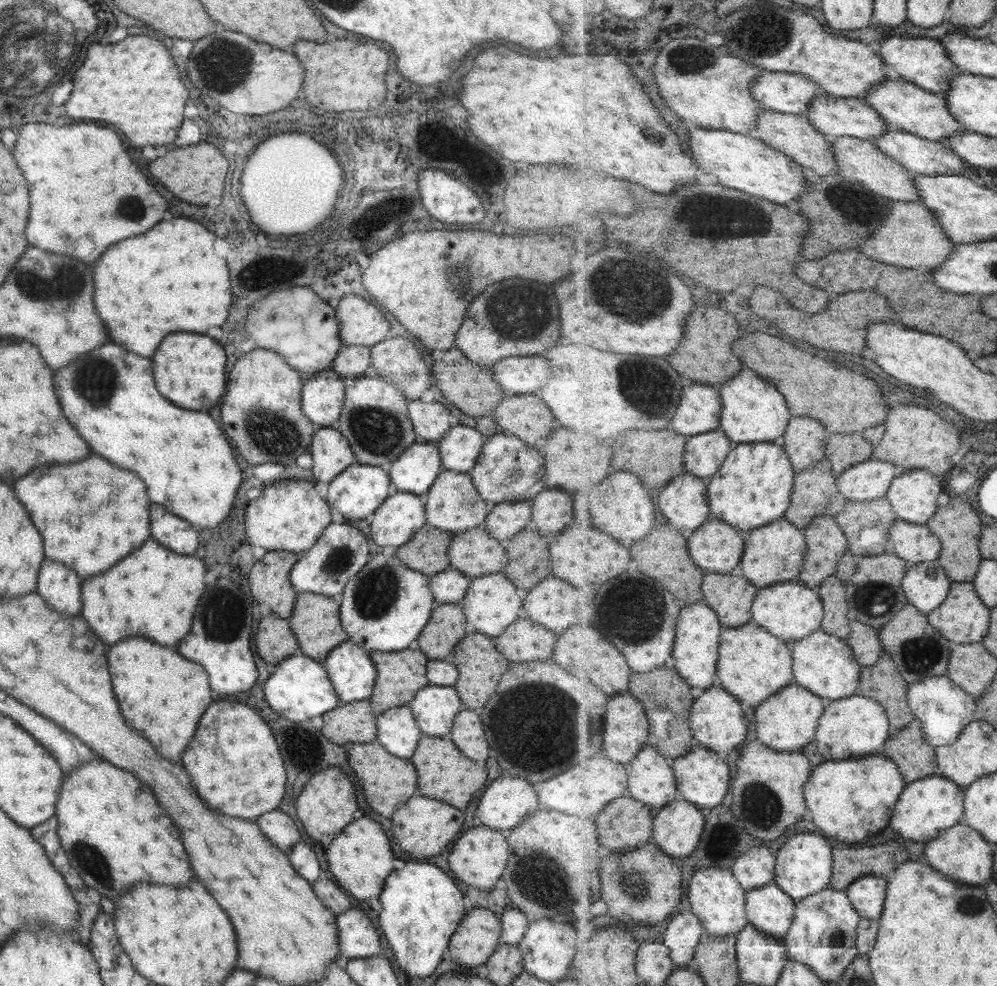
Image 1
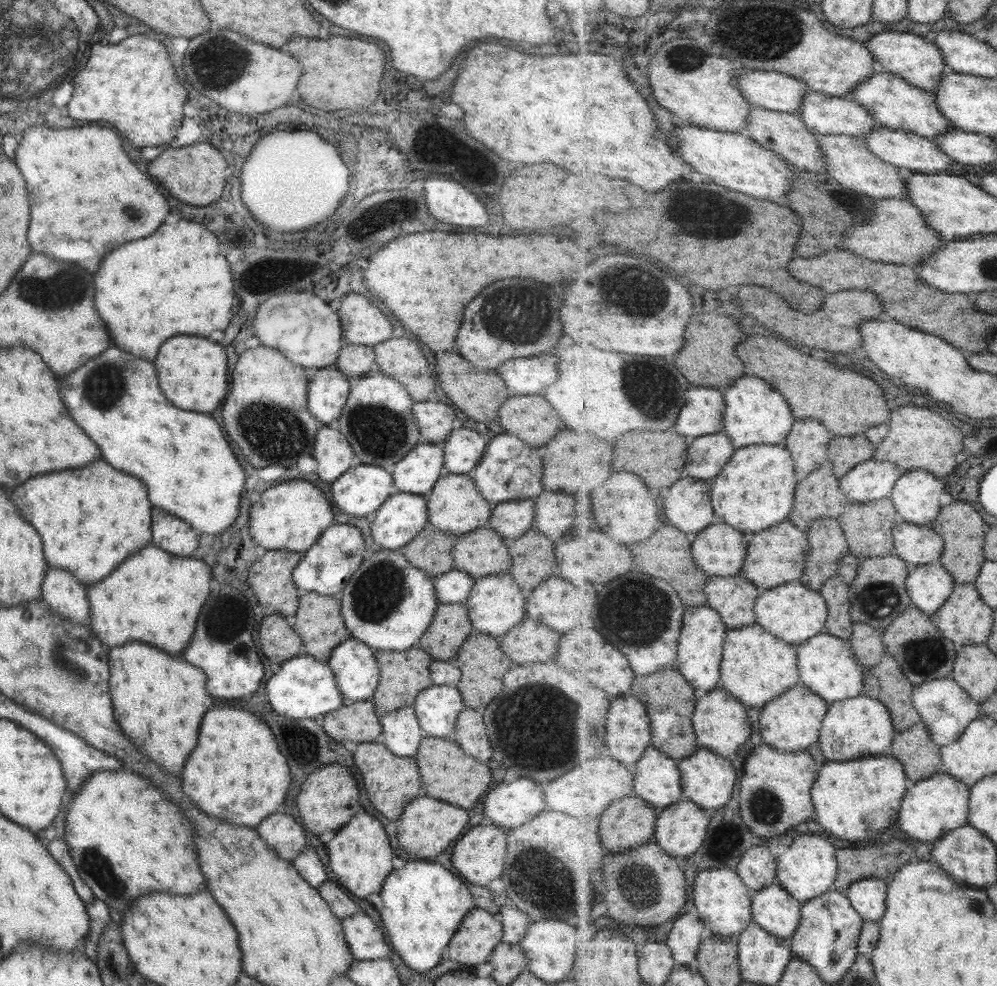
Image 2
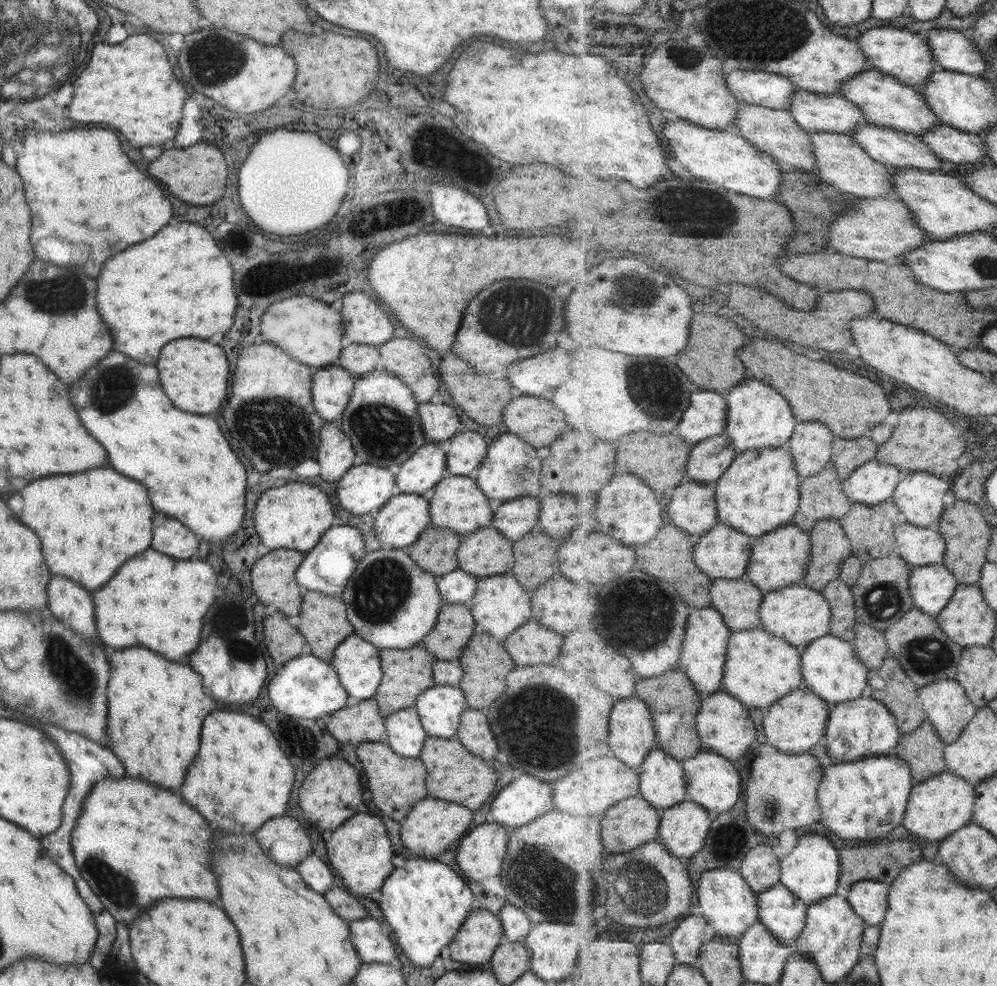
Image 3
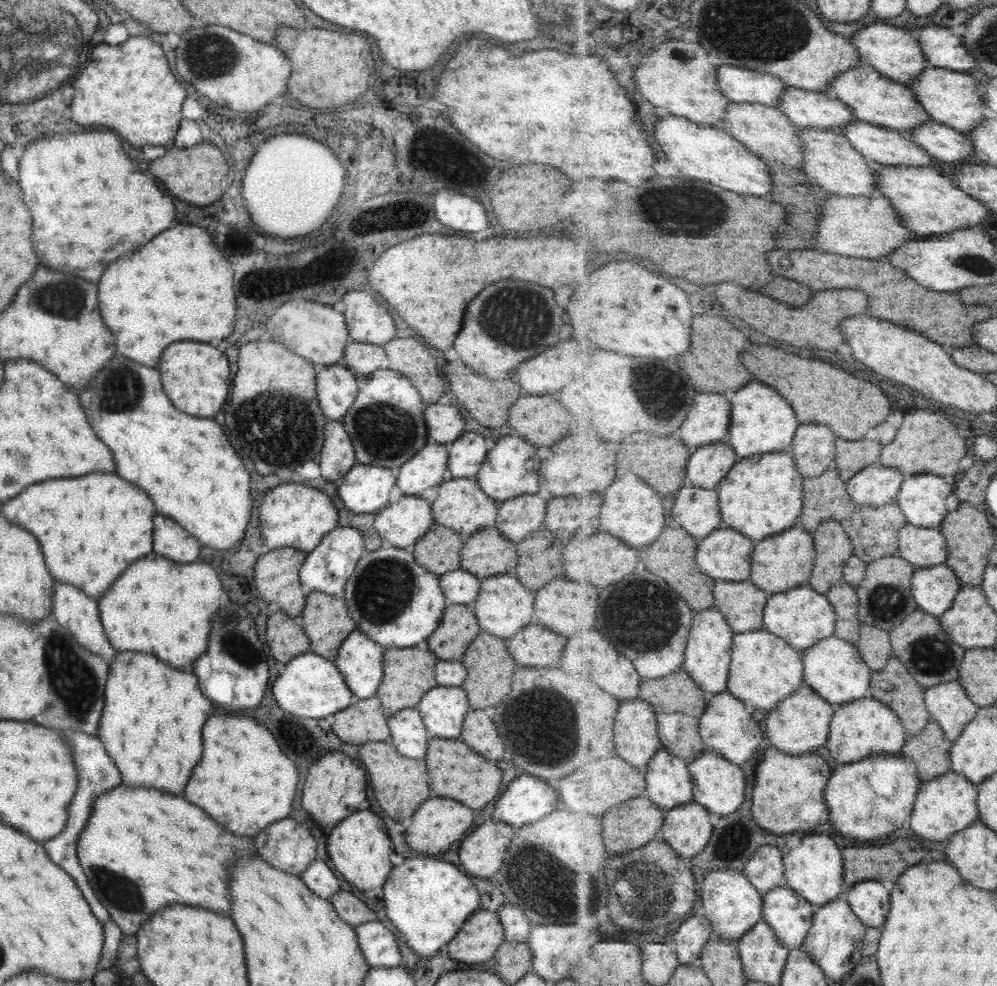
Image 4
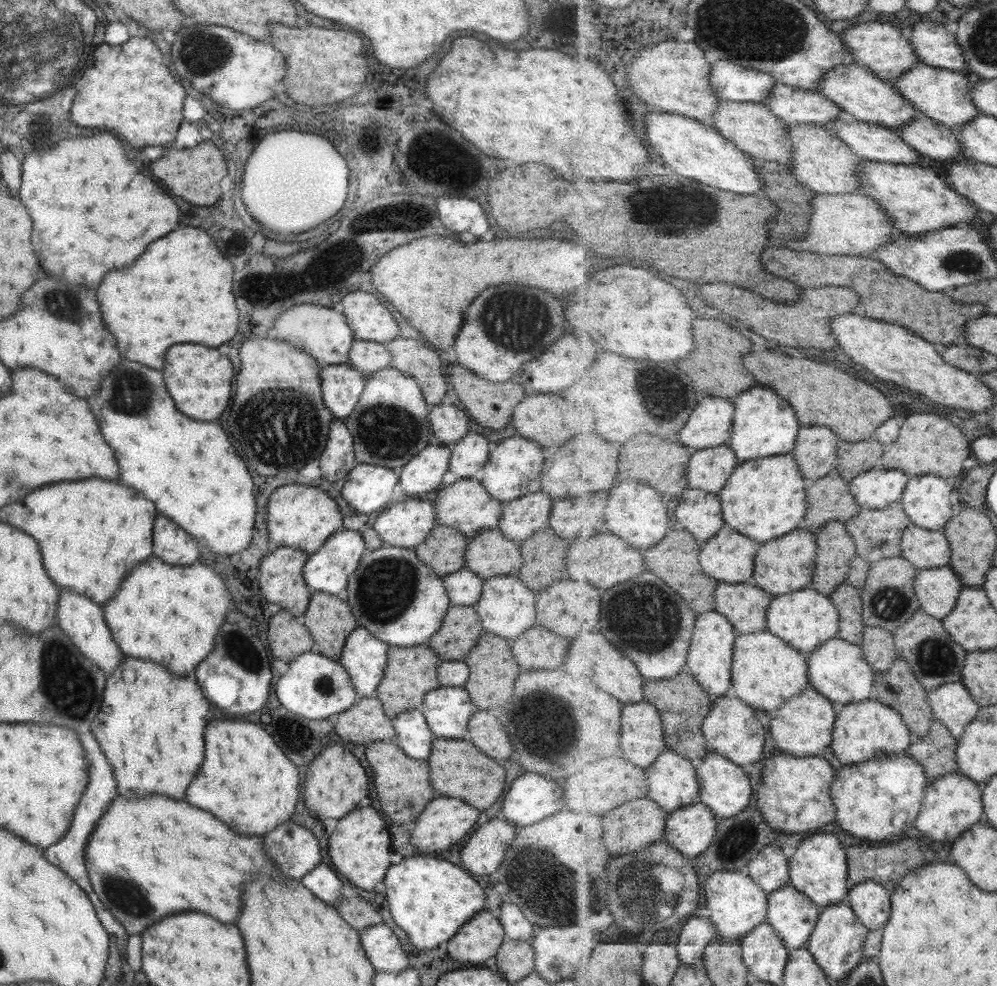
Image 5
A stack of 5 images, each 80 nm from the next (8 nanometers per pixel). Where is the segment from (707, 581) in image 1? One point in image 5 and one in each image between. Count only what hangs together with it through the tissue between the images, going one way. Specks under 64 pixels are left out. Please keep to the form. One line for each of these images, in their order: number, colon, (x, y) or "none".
2: (734, 597)
3: (738, 600)
4: (743, 603)
5: (745, 604)

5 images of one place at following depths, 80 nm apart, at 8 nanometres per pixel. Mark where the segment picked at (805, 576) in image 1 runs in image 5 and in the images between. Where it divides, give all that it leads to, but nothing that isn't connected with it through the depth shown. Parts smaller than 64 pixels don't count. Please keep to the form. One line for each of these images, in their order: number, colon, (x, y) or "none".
2: (829, 542)
3: (831, 546)
4: (834, 547)
5: (836, 548)

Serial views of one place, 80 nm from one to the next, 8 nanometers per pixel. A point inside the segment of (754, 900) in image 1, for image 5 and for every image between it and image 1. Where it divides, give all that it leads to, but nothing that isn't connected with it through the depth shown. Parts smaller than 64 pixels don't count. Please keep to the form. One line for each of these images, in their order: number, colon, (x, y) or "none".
2: (774, 908)
3: (785, 915)
4: (791, 916)
5: (794, 915)

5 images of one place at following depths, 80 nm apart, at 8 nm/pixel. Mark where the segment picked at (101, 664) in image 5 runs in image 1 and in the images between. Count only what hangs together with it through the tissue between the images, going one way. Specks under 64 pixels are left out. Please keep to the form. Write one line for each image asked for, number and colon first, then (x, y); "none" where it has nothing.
1: (57, 585)
2: (63, 594)
3: (68, 602)
4: (70, 608)

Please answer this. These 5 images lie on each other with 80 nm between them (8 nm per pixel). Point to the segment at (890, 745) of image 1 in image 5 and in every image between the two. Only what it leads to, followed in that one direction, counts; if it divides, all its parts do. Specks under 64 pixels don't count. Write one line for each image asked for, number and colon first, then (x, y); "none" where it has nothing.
2: (921, 755)
3: (923, 749)
4: (931, 749)
5: (937, 751)

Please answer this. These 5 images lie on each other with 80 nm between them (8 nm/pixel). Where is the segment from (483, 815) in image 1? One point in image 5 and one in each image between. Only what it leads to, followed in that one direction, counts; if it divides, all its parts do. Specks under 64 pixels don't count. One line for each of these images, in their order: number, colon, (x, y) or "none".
2: (509, 804)
3: (520, 801)
4: (526, 799)
5: (533, 797)

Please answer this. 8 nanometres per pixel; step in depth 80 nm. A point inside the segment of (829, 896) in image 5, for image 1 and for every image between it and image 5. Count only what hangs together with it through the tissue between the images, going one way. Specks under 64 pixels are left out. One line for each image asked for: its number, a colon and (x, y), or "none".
1: (804, 864)
2: (809, 868)
3: (812, 870)
4: (816, 868)

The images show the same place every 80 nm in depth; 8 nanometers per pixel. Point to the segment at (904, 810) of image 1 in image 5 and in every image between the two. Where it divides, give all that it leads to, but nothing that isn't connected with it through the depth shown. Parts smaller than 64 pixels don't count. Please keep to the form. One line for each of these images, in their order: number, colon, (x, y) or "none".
2: (940, 804)
3: (945, 803)
4: (949, 804)
5: (953, 803)

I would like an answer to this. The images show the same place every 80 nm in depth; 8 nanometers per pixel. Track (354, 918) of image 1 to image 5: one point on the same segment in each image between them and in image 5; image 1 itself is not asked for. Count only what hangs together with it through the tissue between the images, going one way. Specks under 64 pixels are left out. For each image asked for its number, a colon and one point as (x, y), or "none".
2: (363, 938)
3: (372, 944)
4: (377, 945)
5: (381, 948)

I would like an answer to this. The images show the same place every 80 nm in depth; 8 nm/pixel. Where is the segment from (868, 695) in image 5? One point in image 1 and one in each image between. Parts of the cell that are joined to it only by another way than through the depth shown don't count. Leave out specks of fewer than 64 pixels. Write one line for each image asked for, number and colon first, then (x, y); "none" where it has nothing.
1: (826, 664)
2: (829, 666)
3: (832, 668)
4: (834, 668)

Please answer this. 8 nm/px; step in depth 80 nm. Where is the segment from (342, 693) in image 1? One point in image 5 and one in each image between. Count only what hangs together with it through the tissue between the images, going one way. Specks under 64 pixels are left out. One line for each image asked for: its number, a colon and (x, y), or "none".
2: (355, 670)
3: (356, 663)
4: (359, 660)
5: (363, 657)

